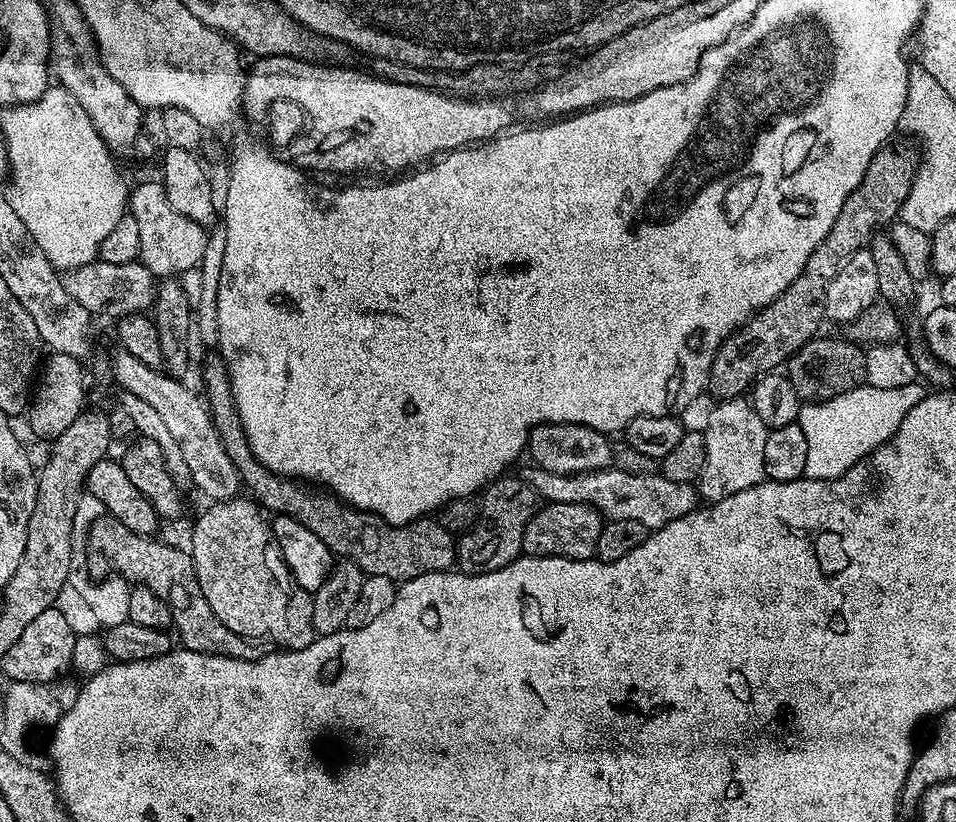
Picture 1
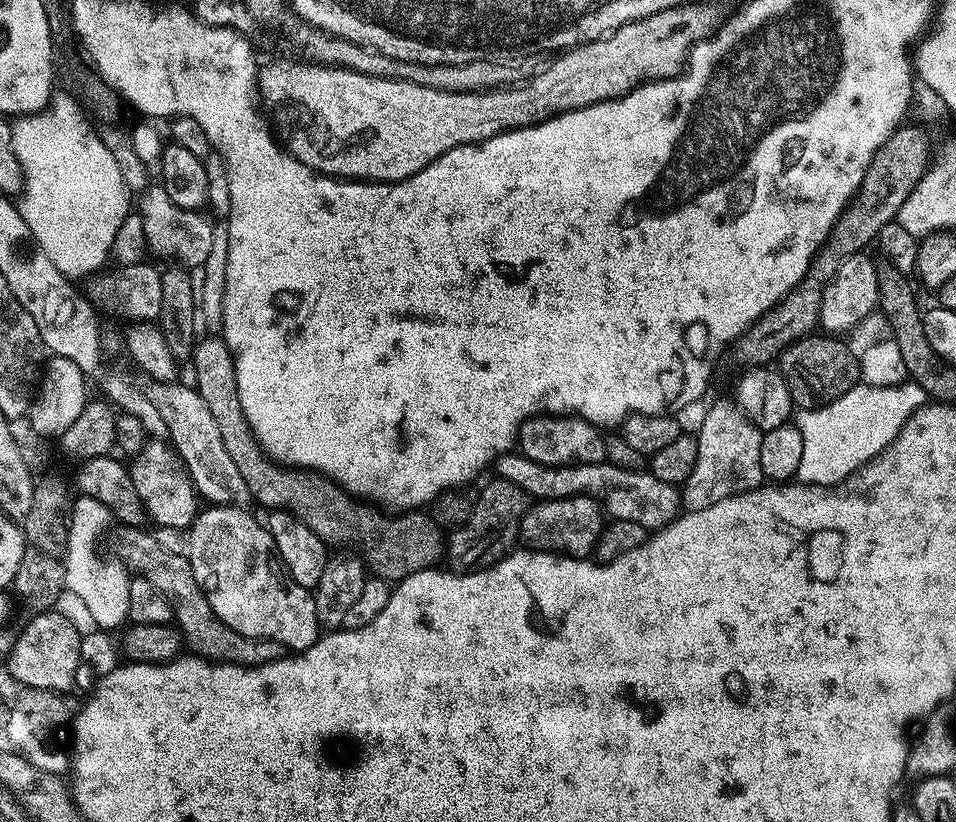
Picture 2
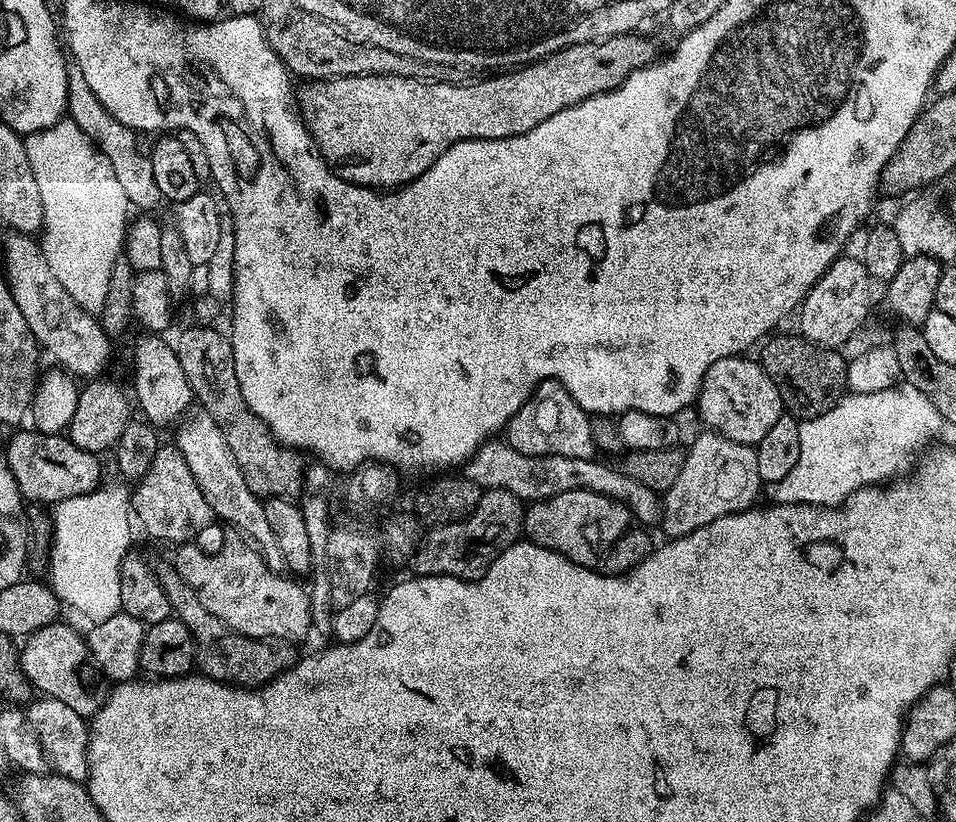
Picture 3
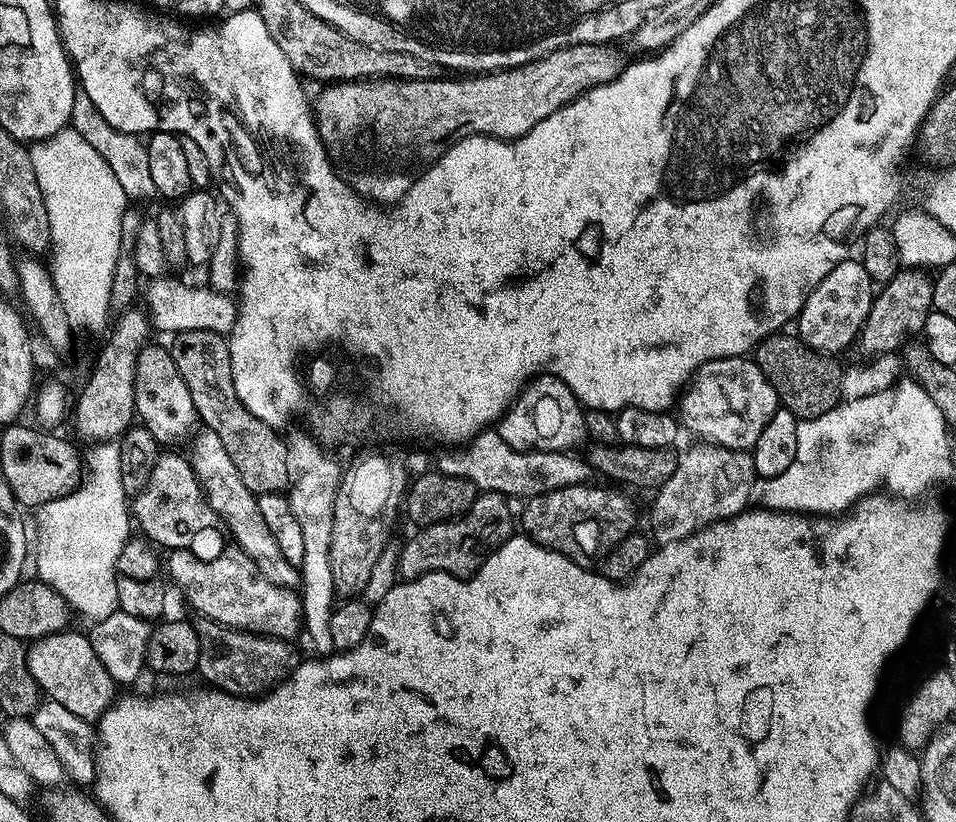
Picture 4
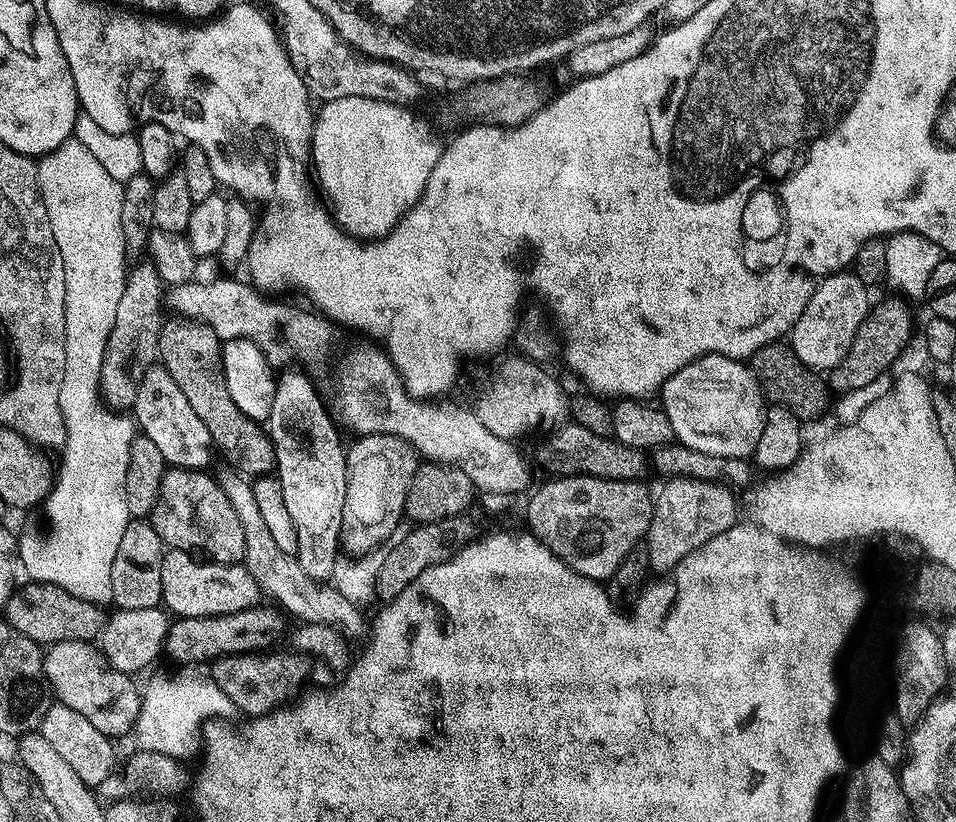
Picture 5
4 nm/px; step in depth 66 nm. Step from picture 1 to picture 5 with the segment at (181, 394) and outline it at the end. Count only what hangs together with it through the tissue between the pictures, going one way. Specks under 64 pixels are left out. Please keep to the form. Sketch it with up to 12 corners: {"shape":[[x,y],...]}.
{"shape":[[219,473],[261,593],[306,624],[358,627],[331,583],[282,554],[251,483]]}

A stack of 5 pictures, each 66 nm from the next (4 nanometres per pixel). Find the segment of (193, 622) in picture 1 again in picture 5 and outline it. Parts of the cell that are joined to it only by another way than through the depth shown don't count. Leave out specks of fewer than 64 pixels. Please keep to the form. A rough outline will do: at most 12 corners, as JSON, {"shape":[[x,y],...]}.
{"shape":[[241,652],[211,661],[236,712],[265,716],[305,687],[313,657]]}

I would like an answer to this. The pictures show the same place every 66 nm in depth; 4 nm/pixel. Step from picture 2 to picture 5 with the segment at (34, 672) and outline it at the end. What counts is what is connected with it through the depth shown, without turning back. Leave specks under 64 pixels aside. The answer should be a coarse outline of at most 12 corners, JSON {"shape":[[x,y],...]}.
{"shape":[[95,643],[44,652],[53,697],[102,734],[133,731],[141,689]]}

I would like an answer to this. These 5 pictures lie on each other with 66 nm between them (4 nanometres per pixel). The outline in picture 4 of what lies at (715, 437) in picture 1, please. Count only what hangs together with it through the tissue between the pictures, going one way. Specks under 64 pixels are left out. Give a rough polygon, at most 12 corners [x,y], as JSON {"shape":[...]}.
{"shape":[[703,442],[655,489],[657,545],[749,507],[747,451]]}

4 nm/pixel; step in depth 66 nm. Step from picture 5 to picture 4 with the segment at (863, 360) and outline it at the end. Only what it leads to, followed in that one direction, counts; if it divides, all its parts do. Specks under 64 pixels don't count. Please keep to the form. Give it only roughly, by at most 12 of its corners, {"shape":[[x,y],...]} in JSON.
{"shape":[[900,270],[873,295],[856,337],[864,358],[923,333],[932,280]]}

